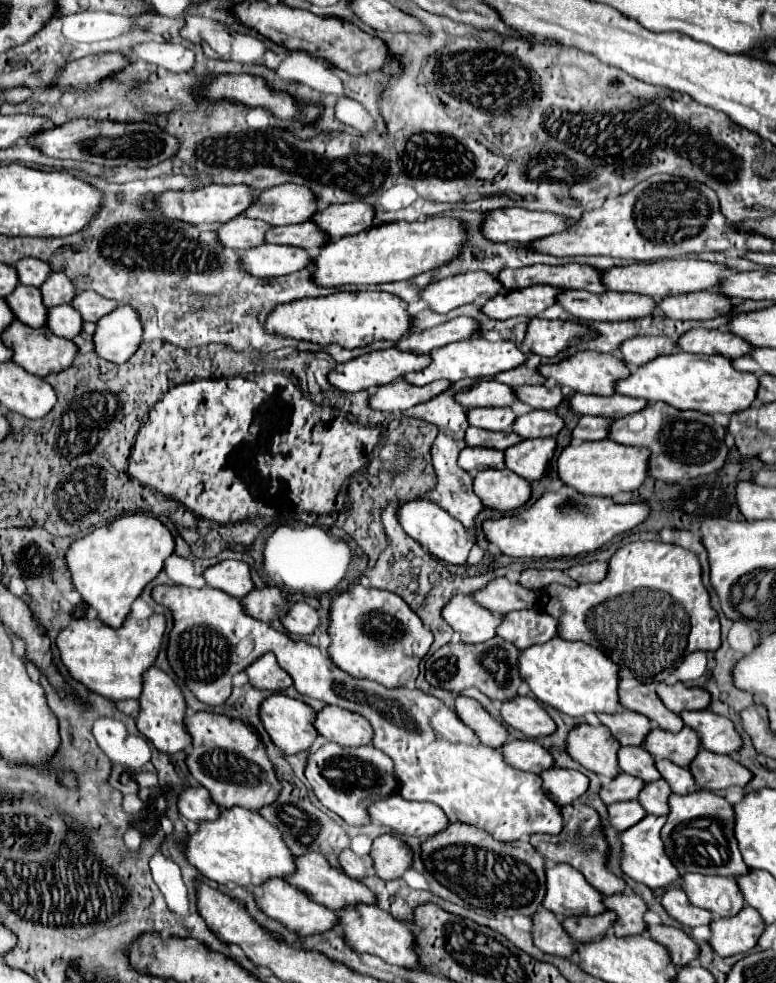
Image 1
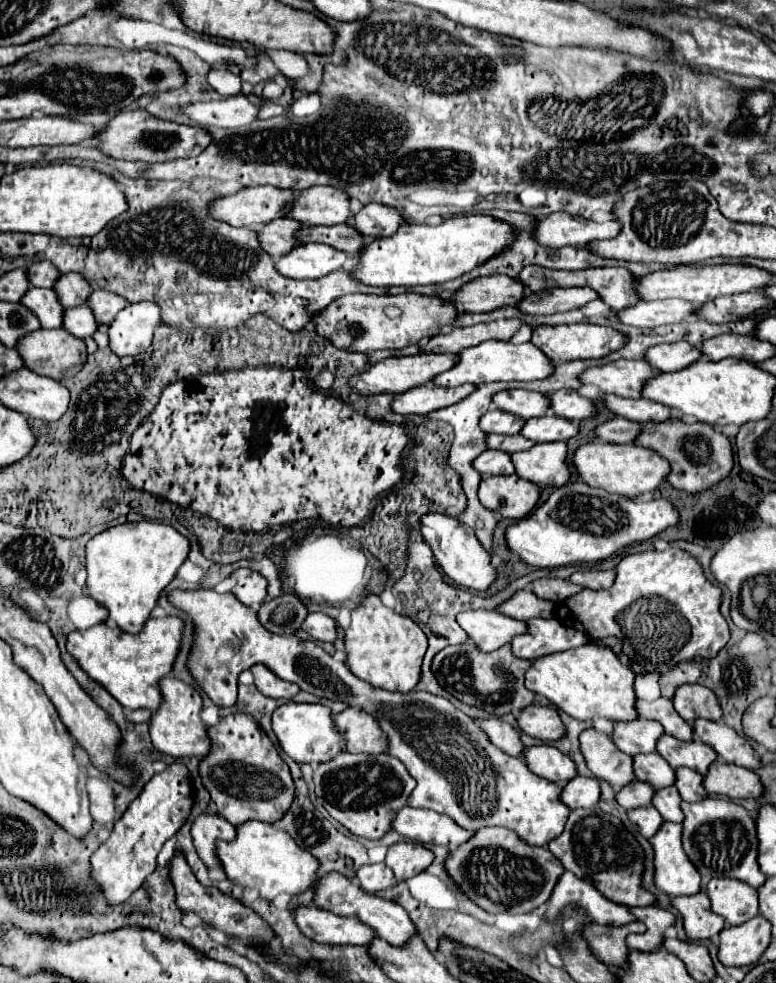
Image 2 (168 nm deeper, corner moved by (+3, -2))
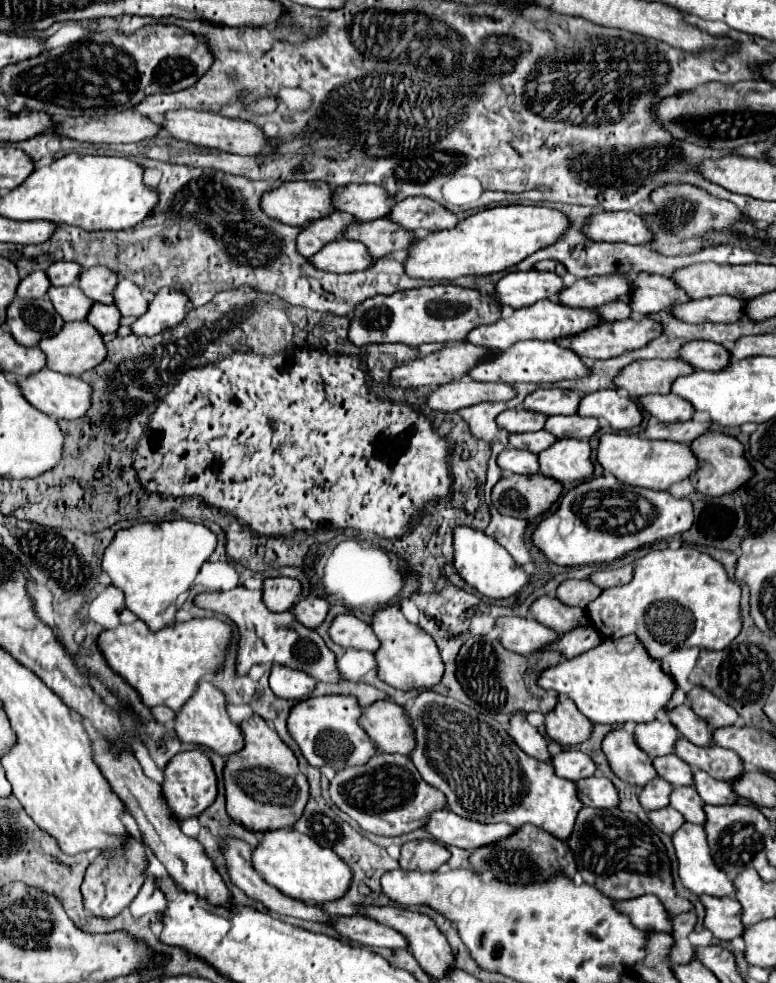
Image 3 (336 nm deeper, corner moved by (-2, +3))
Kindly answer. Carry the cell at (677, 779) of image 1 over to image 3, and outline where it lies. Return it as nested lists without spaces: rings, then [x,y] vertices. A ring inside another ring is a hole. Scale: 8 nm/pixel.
[[[702,770],[694,772],[694,788],[698,790],[704,804],[722,806],[722,804],[736,804],[738,802],[738,796],[732,790],[730,782],[716,780],[716,778],[712,778],[710,774],[706,774]]]

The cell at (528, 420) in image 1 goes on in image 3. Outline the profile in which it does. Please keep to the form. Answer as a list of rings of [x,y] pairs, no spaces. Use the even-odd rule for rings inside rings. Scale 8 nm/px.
[[[550,416],[544,430],[552,432],[558,440],[560,438],[578,438],[588,440],[592,434],[598,432],[596,418],[582,418],[582,416]]]

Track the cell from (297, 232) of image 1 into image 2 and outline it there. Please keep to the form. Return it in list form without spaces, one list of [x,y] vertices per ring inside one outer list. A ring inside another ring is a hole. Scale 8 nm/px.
[[[347,223],[333,227],[303,227],[295,233],[295,239],[297,243],[325,243],[337,251],[345,251],[351,257],[363,247],[363,237],[359,237],[359,233]]]

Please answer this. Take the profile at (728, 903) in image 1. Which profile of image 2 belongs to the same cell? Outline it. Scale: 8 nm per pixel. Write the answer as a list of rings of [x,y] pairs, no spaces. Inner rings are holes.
[[[715,877],[703,885],[703,891],[711,901],[711,909],[721,915],[727,925],[741,925],[759,913],[757,889],[739,879]]]

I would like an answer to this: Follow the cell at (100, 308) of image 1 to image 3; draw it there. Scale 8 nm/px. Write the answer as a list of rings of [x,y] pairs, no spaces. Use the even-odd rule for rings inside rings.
[[[120,280],[116,286],[116,306],[120,306],[122,316],[142,316],[148,310],[150,298],[132,280]]]

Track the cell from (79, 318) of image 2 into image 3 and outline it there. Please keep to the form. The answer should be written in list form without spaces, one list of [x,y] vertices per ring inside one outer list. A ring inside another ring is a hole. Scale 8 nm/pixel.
[[[96,302],[96,304],[92,306],[92,312],[88,314],[88,322],[90,322],[94,328],[98,328],[100,334],[118,332],[118,328],[120,328],[120,318],[122,318],[122,314],[120,314],[120,310],[118,310],[114,304],[108,306],[108,304],[100,304],[100,302]]]

